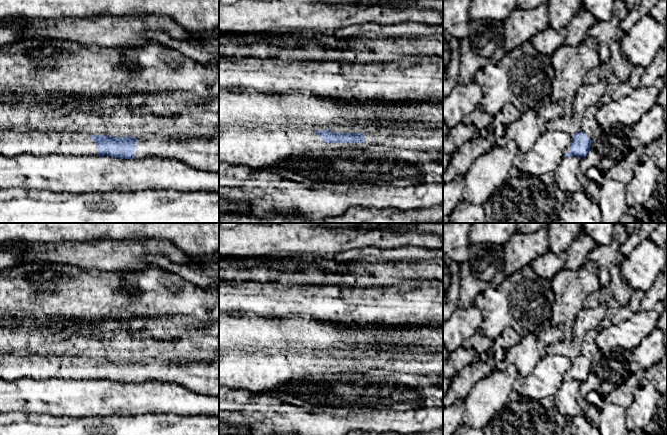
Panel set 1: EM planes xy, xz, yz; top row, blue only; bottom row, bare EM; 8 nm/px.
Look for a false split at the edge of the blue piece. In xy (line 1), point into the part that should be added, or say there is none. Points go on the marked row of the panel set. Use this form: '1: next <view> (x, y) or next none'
1: next xy (200, 151)

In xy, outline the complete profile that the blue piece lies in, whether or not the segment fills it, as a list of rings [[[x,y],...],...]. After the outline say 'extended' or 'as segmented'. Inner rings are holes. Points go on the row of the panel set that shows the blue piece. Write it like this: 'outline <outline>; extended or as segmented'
outline [[[33,129],[28,132],[18,130],[0,131],[0,155],[16,157],[18,155],[77,155],[111,156],[119,159],[142,159],[158,157],[180,160],[188,165],[219,172],[219,132],[207,135],[163,135],[148,134],[141,136],[108,136],[106,134],[89,135],[85,133],[56,132],[45,129]]]; extended

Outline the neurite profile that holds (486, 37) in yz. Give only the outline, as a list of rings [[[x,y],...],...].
[[[469,21],[469,41],[460,42],[459,84],[469,84],[475,80],[476,73],[489,62],[498,62],[506,53],[504,49],[504,25],[502,21]]]

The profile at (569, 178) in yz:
[[[564,156],[554,172],[557,186],[564,193],[575,193],[584,191],[589,179],[580,168],[580,158],[577,156]]]

